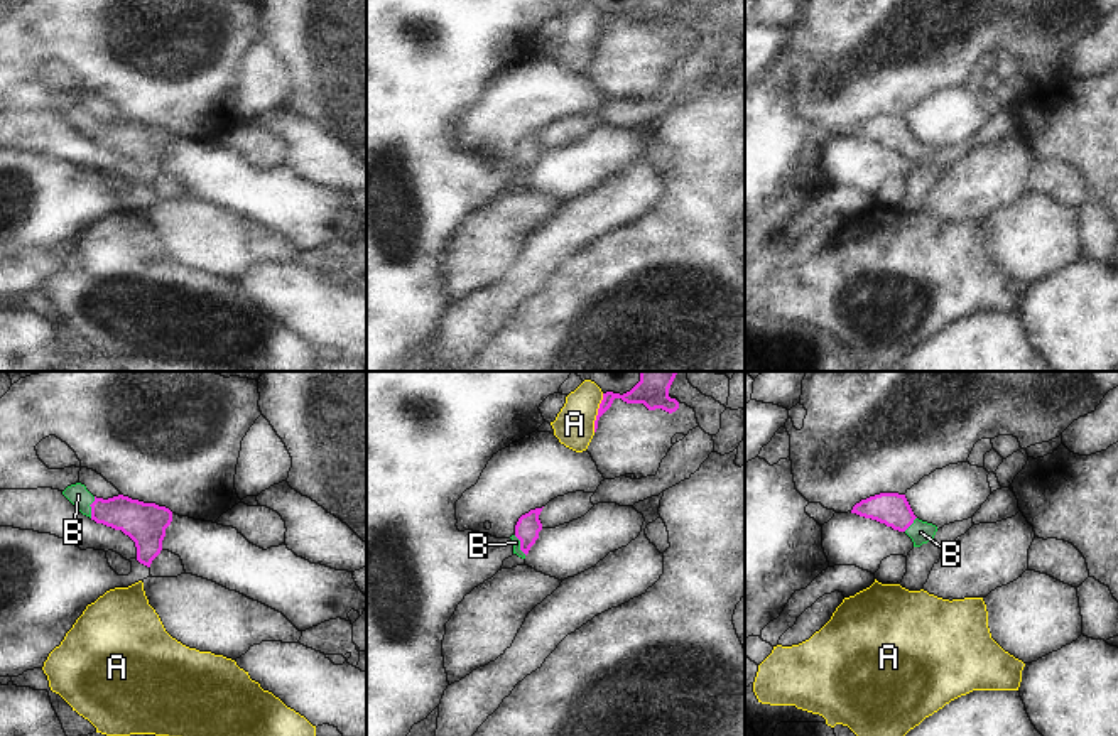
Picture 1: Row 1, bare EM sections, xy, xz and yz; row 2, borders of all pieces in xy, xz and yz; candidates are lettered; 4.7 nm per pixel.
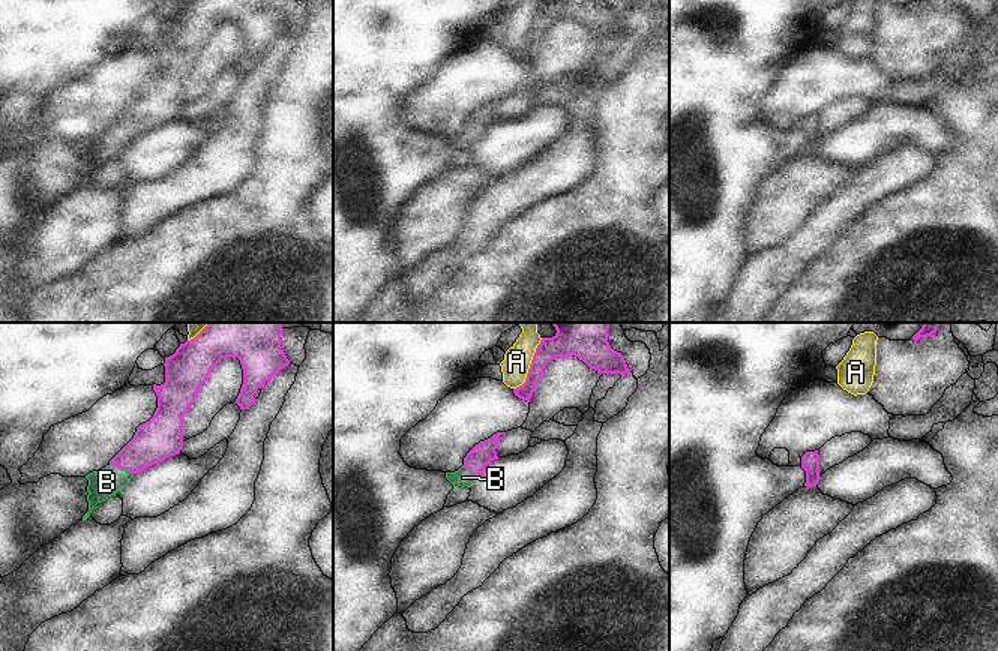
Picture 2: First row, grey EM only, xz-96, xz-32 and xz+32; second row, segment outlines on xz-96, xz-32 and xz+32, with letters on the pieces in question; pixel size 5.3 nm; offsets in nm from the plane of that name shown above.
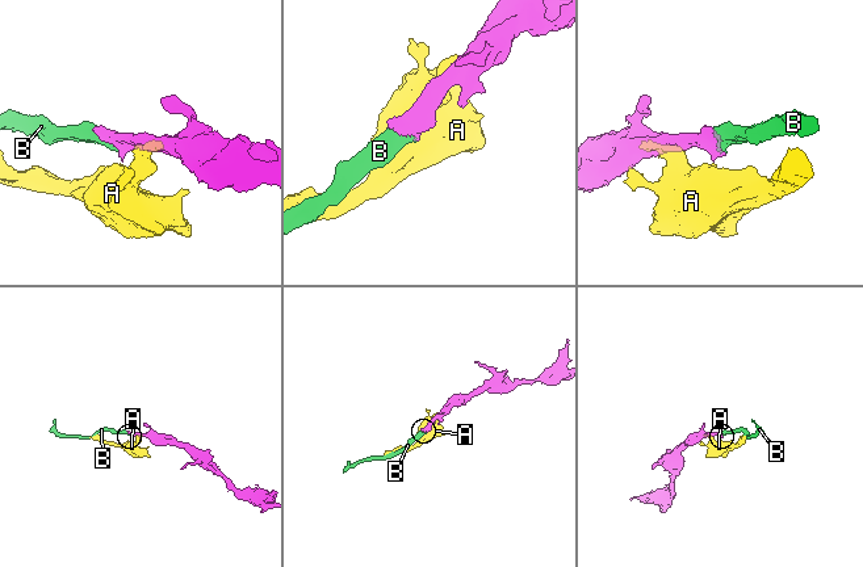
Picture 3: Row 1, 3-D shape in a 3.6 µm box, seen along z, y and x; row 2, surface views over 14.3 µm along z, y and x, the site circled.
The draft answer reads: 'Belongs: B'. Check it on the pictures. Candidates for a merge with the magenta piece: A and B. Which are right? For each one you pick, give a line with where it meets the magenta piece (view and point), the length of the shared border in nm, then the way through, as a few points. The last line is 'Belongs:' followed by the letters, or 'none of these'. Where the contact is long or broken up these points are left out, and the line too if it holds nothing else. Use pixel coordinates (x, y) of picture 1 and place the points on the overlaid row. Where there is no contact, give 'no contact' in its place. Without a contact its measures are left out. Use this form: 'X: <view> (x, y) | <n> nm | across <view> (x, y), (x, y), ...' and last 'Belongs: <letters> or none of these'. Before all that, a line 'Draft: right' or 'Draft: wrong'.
Draft: right
B: xy (90, 505) | 110 nm | across xy (139, 520), (90, 505), (78, 495)
Belongs: B

